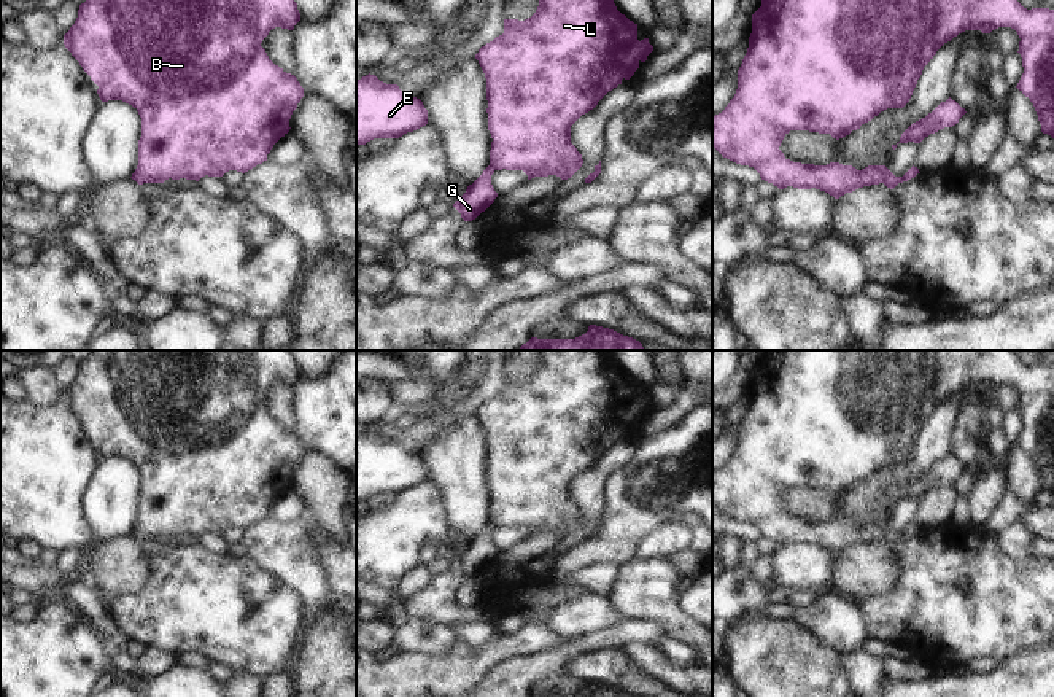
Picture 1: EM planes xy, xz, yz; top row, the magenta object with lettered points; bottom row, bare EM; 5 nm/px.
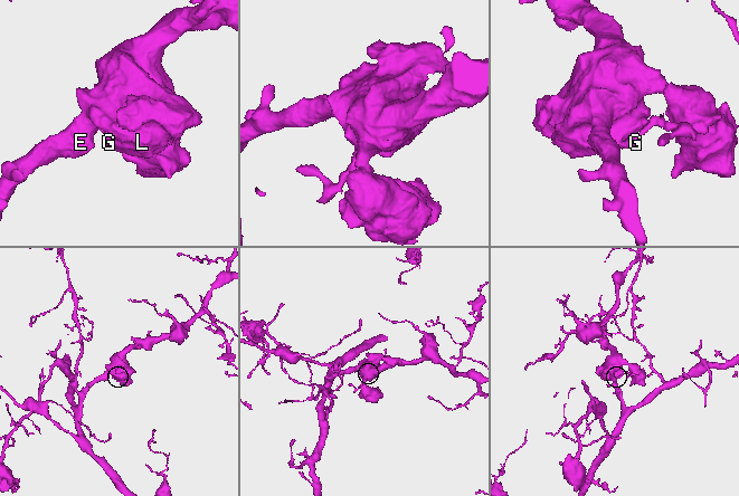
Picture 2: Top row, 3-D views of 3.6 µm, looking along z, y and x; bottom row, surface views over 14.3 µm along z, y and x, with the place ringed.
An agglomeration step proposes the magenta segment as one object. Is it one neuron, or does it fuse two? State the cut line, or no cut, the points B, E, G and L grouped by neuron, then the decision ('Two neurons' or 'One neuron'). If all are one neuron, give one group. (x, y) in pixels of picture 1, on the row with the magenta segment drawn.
Split along yz (887, 169), (883, 182). Groups: B E L / G. Two neurons

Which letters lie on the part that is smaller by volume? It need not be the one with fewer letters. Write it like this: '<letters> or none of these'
G

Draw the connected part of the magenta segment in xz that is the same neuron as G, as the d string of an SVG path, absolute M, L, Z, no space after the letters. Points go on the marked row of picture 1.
M490 164L483 173L467 186L466 193L453 204L453 207L461 213L464 221L475 220L482 212L485 212L498 197L491 185L491 175L494 173L493 164Z

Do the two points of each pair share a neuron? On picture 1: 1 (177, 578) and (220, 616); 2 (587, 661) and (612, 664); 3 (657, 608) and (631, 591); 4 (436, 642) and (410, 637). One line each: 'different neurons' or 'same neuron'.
1: same neuron
2: same neuron
3: same neuron
4: same neuron

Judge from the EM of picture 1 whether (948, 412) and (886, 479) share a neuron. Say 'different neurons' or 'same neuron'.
same neuron

